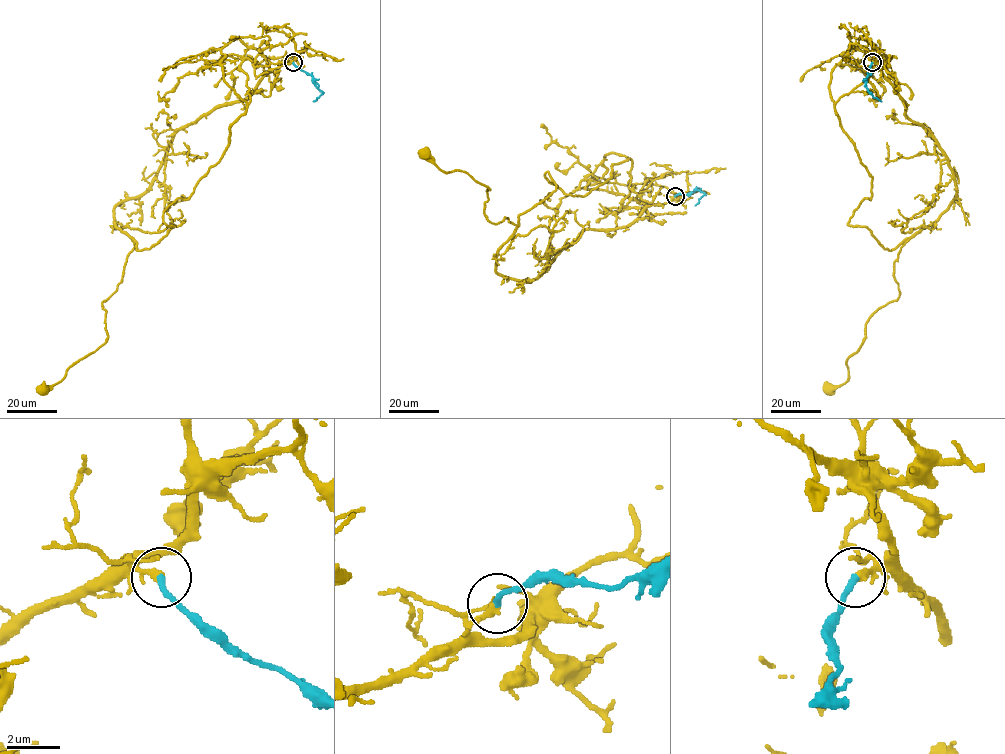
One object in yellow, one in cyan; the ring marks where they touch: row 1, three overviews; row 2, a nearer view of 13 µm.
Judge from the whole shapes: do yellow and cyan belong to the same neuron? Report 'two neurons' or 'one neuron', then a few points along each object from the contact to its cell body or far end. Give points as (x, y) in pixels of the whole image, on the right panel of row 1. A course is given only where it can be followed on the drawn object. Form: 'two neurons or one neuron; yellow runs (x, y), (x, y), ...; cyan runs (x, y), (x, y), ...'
one neuron; yellow runs (872, 62), (946, 157), (956, 196), (902, 247), (898, 298), (870, 317), (846, 360), (848, 379), (829, 388); cyan runs (872, 62), (866, 84), (874, 97), (881, 101)

